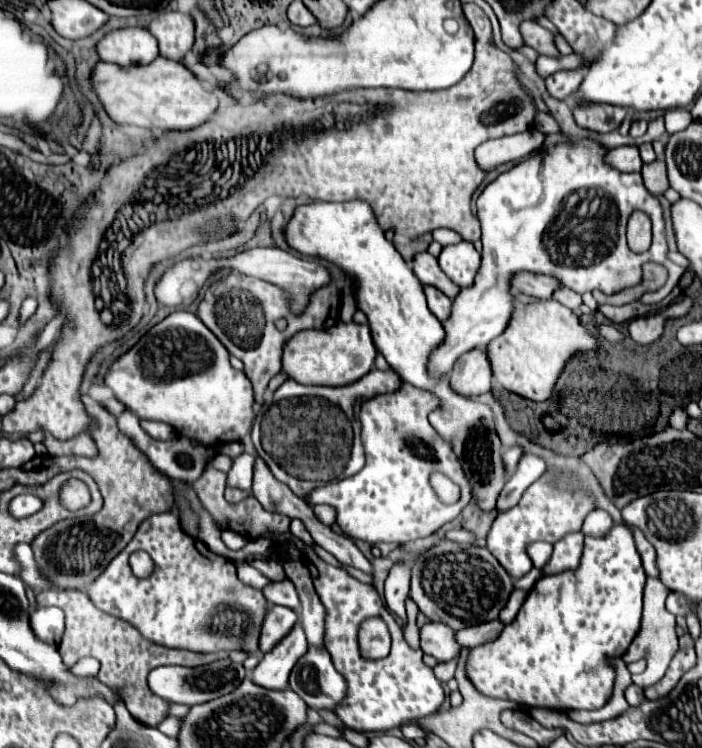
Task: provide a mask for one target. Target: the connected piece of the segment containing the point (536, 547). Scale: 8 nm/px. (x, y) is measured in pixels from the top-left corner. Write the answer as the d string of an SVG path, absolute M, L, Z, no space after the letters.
M532 542L528 546L528 552L532 556L532 562L536 568L542 568L548 560L550 560L550 552L552 552L552 544L546 542Z

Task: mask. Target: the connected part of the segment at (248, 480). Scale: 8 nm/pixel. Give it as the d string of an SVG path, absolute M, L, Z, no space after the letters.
M240 454L232 460L232 468L226 474L226 484L240 490L252 490L252 466L254 456L252 454Z

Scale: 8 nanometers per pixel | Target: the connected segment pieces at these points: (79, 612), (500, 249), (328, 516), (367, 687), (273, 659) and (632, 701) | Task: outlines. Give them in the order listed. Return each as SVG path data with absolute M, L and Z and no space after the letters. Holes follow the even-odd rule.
M42 590L36 596L38 606L58 606L64 610L66 616L66 626L62 640L58 644L58 652L62 656L62 662L66 666L72 666L78 658L82 656L92 656L96 658L100 666L100 682L120 690L122 700L128 708L128 712L142 722L144 726L156 728L162 720L168 718L168 710L172 702L160 700L150 688L148 688L148 672L154 670L156 666L162 664L180 664L180 666L202 666L202 664L212 664L216 660L228 658L226 652L216 652L216 654L198 654L198 652L188 652L188 650L170 650L164 646L156 646L142 638L142 634L128 624L126 620L114 618L102 610L98 610L90 596L80 590Z
M578 140L578 142L564 142L556 144L552 150L544 150L542 154L530 156L528 160L522 160L520 164L512 166L510 170L502 172L494 182L490 182L484 192L478 196L476 208L478 218L482 222L482 264L478 268L476 280L472 286L462 288L458 296L454 298L450 320L444 320L446 338L434 352L428 356L428 374L434 378L446 378L452 372L454 362L474 348L484 348L490 340L500 336L510 320L512 314L512 292L510 292L510 276L512 272L528 270L538 274L548 274L558 278L562 284L572 288L578 294L602 290L604 294L616 294L628 286L636 286L642 278L642 264L644 262L656 262L666 266L668 270L668 282L656 290L646 292L640 296L638 302L642 304L658 304L662 298L666 298L672 288L678 284L678 280L684 274L682 266L676 266L666 258L666 238L664 238L664 220L662 220L662 208L658 200L646 190L642 182L640 172L620 172L614 166L604 162L604 156L608 154L608 148L604 148L600 142L594 140ZM634 210L642 210L650 216L652 222L652 246L644 254L634 254L626 244L626 222Z
M316 504L316 506L314 506L314 514L316 514L316 518L318 518L322 524L332 526L332 524L336 522L336 510L330 508L328 504Z
M290 530L284 534L270 532L270 536L276 538L280 544L292 544L302 552L302 556L306 558L306 566L310 570L316 594L320 596L320 602L326 610L324 646L332 654L334 666L344 676L348 686L344 700L334 708L334 714L342 720L342 724L356 732L386 732L410 720L434 714L444 702L442 684L436 680L432 668L428 668L422 662L422 652L412 650L406 644L402 628L392 618L390 610L382 604L376 588L372 584L362 584L342 568L336 568L324 562L310 546L306 546L300 538L292 536ZM372 616L380 616L386 622L392 636L392 650L386 658L380 658L380 660L368 660L358 650L360 624Z
M298 622L292 628L292 632L274 650L262 656L250 680L268 690L286 690L290 670L294 668L296 660L306 652L306 648L308 648L308 640L302 630L302 624Z
M630 684L630 686L624 690L624 698L628 698L628 704L630 704L630 706L638 706L638 704L644 700L644 692L642 692L642 688L638 688L636 684Z

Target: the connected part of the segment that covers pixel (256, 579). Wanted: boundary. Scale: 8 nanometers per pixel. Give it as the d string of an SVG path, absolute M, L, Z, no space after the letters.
M236 560L234 564L236 564L236 570L238 570L238 578L240 578L244 584L262 590L262 588L270 582L266 576L262 576L262 572L258 572L256 568L252 568L246 560Z

